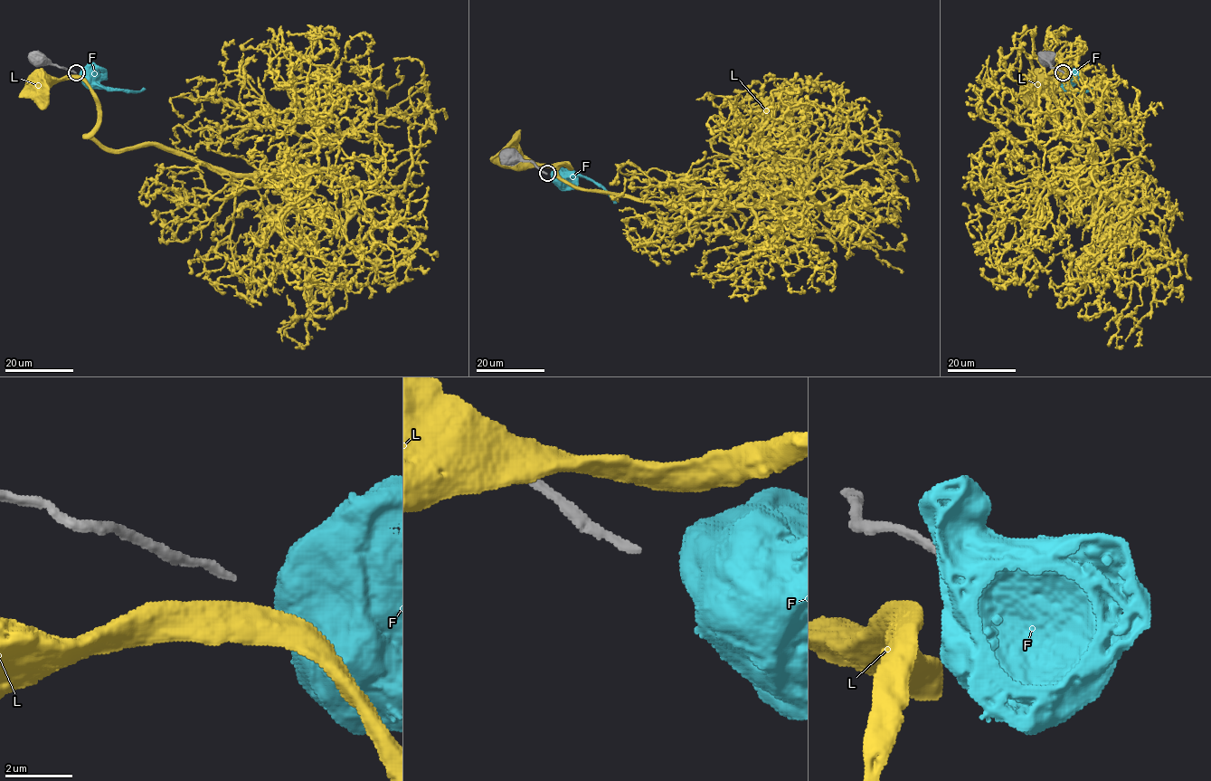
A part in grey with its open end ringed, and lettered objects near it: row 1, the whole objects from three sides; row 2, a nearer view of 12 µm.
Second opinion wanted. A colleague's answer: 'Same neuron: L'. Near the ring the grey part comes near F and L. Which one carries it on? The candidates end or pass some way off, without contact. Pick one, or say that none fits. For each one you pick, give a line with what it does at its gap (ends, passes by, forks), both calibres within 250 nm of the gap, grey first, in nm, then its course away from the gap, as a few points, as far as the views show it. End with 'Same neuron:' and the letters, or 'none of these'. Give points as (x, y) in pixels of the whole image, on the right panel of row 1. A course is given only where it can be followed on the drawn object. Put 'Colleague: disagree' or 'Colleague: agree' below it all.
Same neuron: none of these
Colleague: disagree

